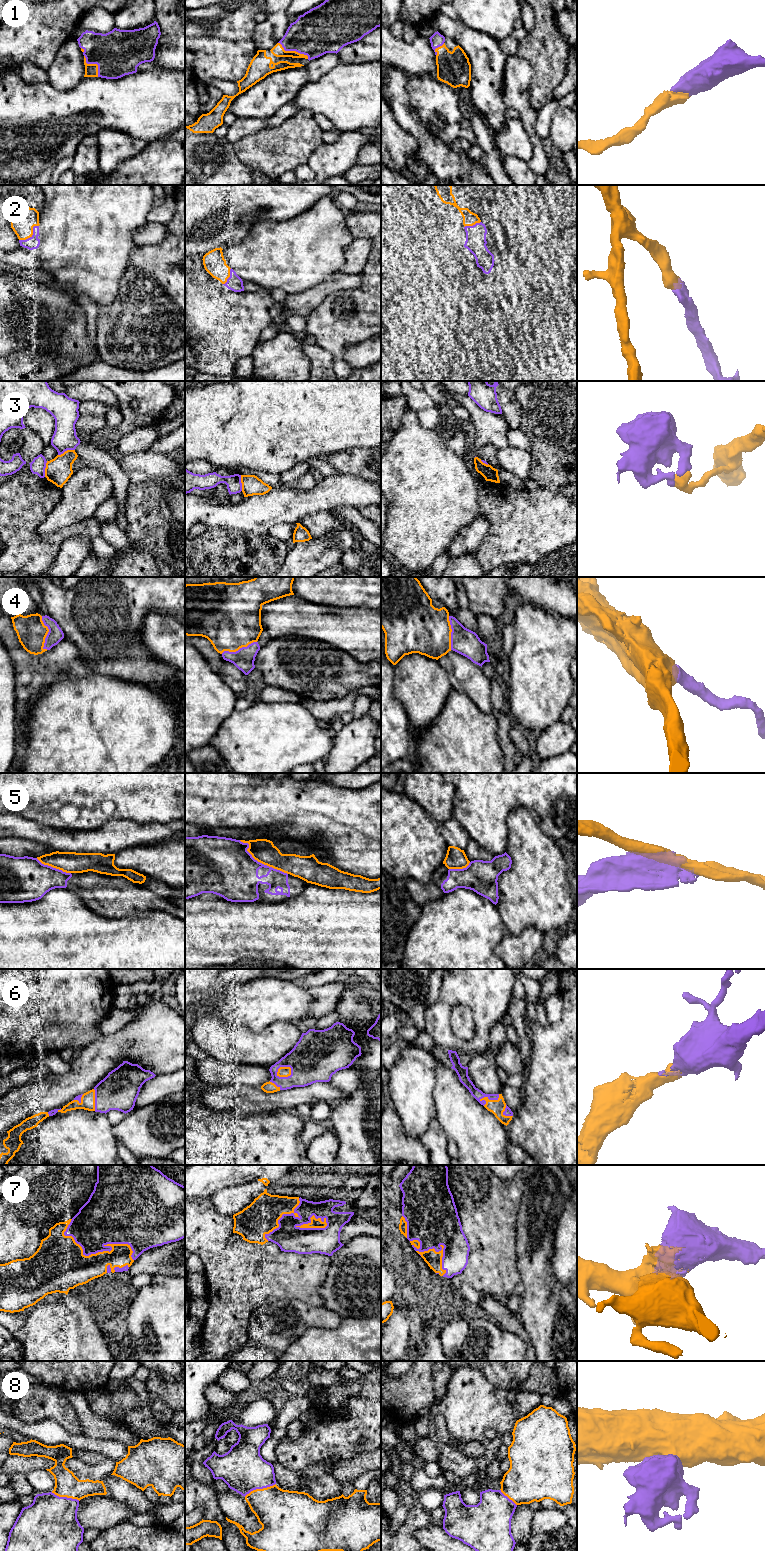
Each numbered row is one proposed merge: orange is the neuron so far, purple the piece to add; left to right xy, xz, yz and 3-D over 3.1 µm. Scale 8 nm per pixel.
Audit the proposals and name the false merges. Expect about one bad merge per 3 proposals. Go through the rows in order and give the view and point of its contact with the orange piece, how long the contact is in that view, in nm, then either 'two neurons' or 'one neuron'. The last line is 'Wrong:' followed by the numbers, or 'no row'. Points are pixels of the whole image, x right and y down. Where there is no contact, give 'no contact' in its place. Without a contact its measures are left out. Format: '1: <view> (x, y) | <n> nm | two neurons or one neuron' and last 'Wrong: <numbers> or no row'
1: xz (293, 51) | 280 nm | one neuron
2: xy (31, 235) | 200 nm | one neuron
3: xy (66, 451) | 140 nm | two neurons
4: xy (47, 633) | 280 nm | one neuron
5: xz (259, 861) | 480 nm | two neurons
6: xz (281, 1067) | 140 nm | one neuron
7: xy (103, 1251) | 600 nm | one neuron
8: xz (259, 1489) | 280 nm | one neuron
Wrong: 3, 5

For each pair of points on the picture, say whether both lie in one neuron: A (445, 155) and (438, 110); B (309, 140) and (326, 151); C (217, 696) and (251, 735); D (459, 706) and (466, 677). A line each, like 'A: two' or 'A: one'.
A: two
B: two
C: two
D: two

